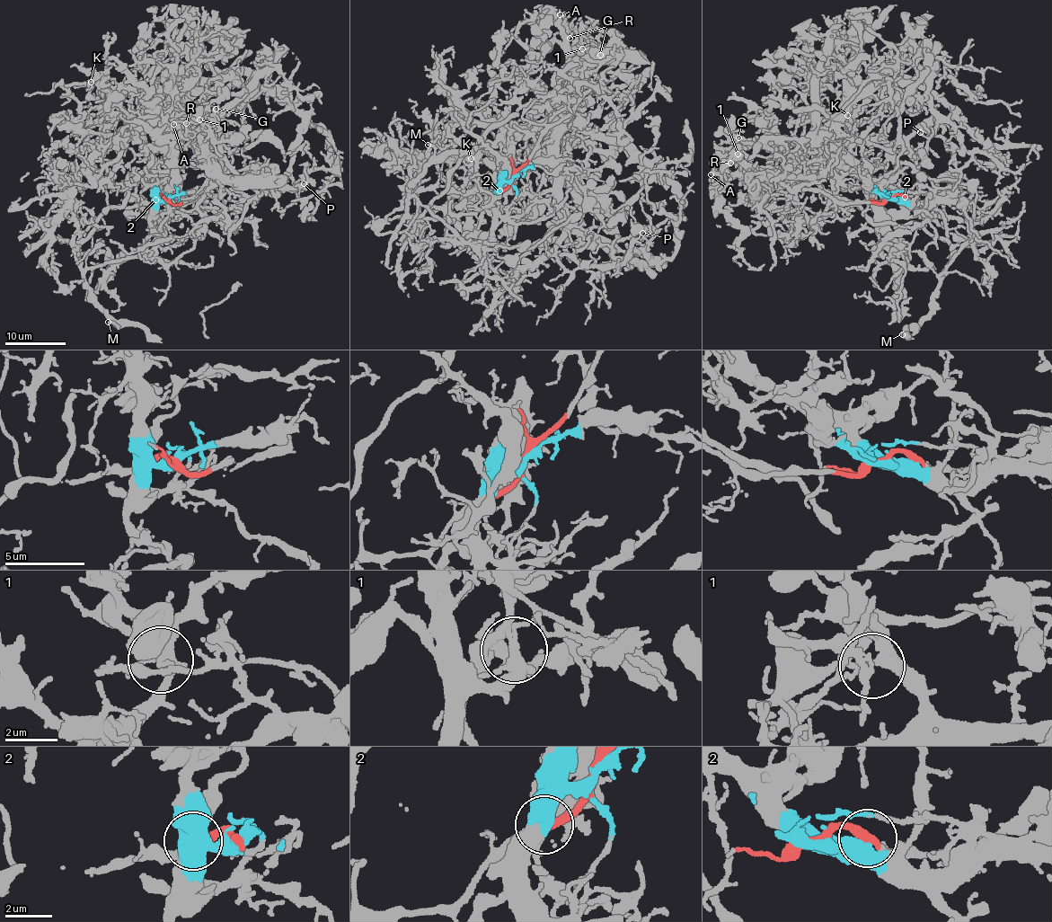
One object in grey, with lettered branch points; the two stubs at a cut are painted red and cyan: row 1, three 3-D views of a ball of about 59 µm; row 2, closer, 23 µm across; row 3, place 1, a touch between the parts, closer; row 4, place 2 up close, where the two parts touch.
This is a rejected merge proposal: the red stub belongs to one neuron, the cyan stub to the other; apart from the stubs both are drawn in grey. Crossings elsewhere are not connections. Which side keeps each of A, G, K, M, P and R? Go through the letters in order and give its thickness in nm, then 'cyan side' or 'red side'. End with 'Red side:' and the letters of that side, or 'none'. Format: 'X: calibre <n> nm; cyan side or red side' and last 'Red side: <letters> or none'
A: calibre 120 nm; cyan side
G: calibre 120 nm; cyan side
K: calibre 440 nm; cyan side
M: calibre 240 nm; red side
P: calibre 130 nm; cyan side
R: calibre 100 nm; cyan side
Red side: M

